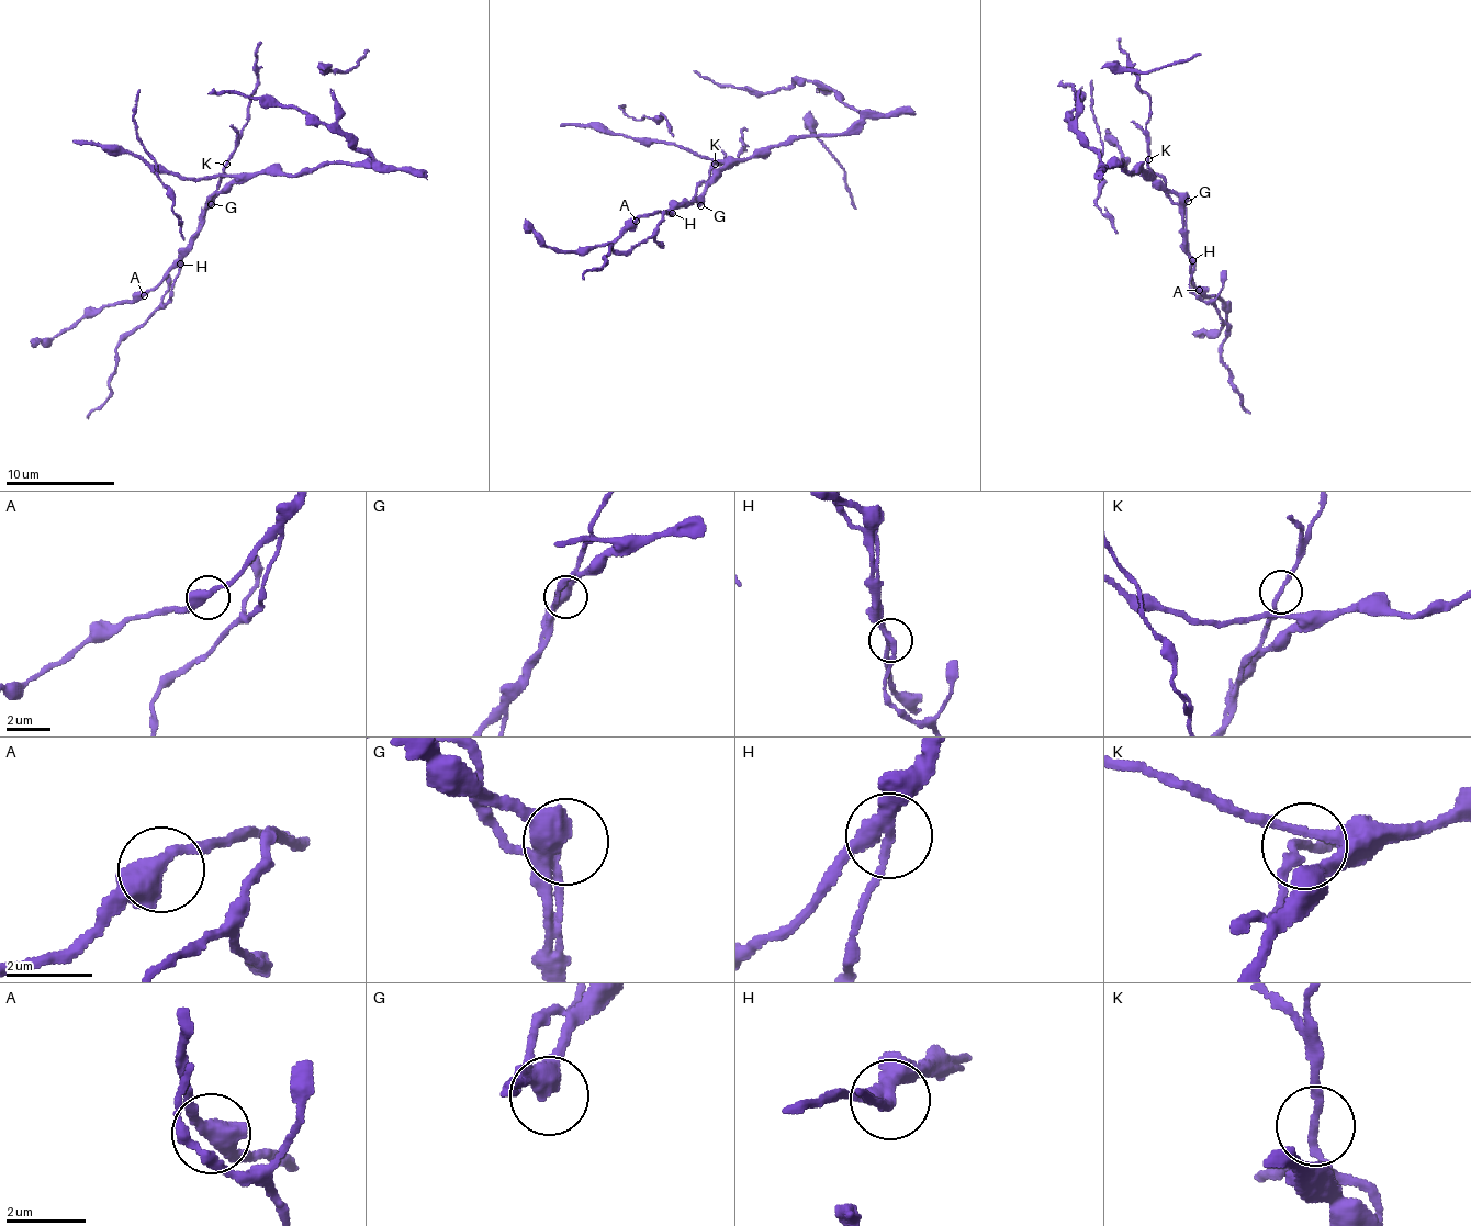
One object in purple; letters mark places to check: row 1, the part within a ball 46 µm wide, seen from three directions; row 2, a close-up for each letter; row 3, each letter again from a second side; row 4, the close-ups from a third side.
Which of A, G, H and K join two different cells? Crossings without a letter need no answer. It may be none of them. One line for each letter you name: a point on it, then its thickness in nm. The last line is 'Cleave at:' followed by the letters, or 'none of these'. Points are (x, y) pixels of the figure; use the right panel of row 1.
H: place (1192, 260); calibre 280 nm
K: place (1148, 159); calibre 180 nm
Cleave at: H, K

